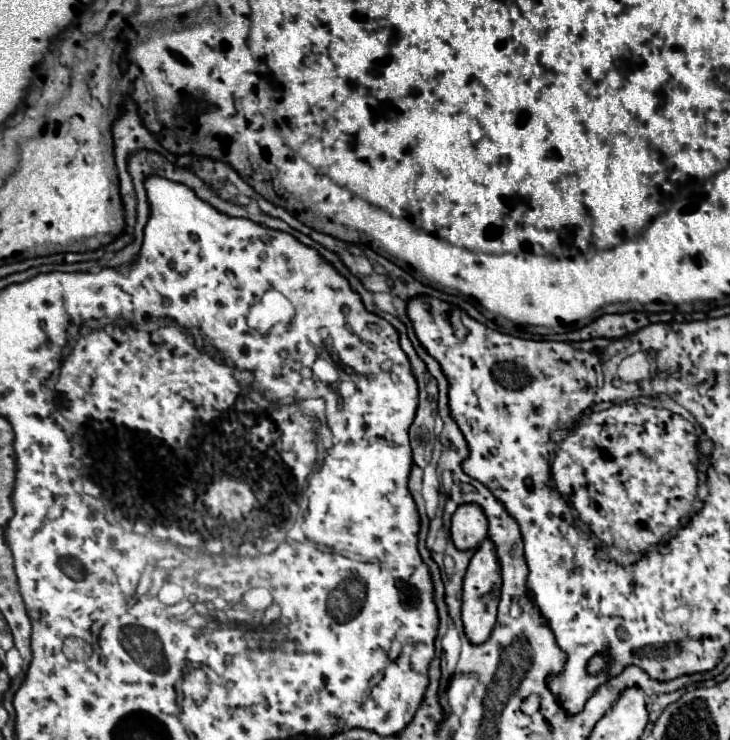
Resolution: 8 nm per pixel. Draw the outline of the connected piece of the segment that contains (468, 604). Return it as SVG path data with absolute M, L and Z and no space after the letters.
M488 537L480 543L476 549L466 577L464 577L464 595L462 595L462 621L466 635L472 643L482 643L490 637L494 625L496 625L496 613L498 613L498 601L500 601L500 561L496 561L496 545L488 541Z

